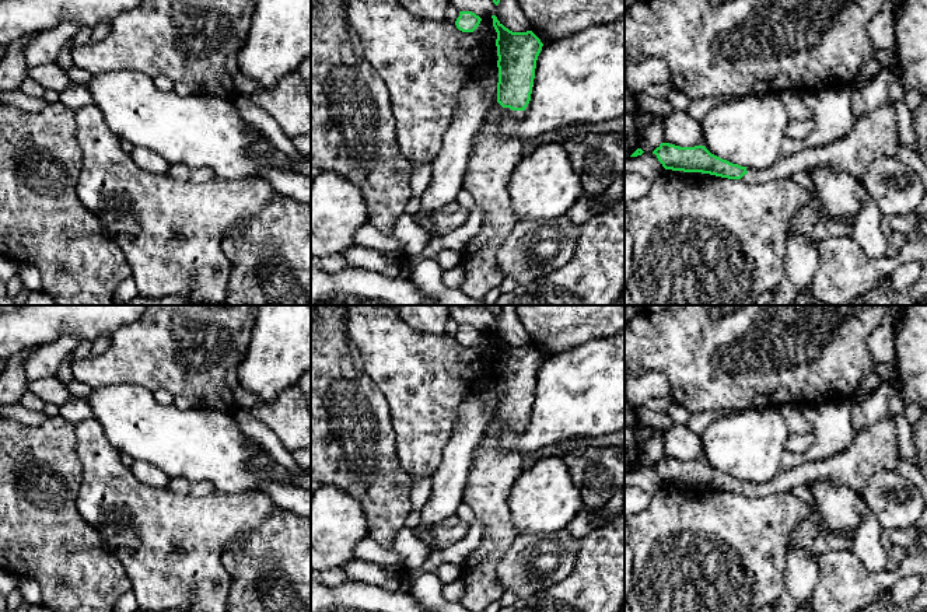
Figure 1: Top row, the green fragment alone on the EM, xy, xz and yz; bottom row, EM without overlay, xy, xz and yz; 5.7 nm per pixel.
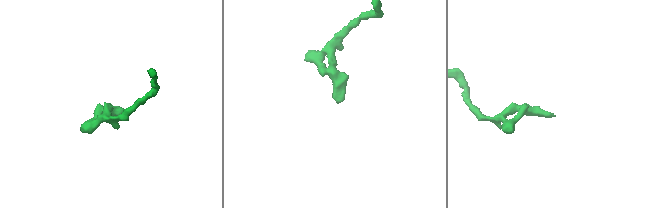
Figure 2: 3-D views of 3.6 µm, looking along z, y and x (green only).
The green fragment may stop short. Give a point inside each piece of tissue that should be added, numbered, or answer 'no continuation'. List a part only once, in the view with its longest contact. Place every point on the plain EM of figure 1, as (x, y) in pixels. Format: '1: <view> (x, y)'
1: yz (875, 448)

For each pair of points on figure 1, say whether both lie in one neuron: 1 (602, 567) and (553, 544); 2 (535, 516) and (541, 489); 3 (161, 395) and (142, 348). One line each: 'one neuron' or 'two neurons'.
1: two neurons
2: one neuron
3: two neurons

